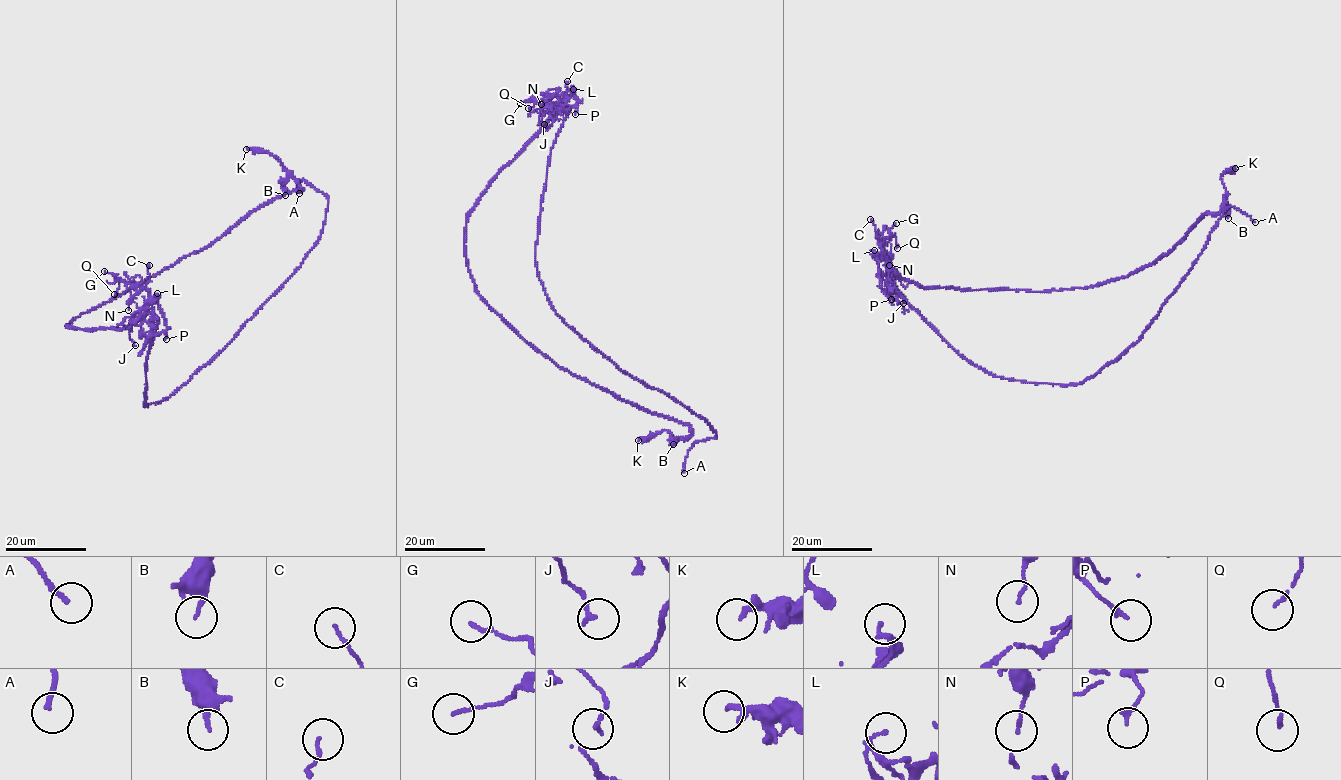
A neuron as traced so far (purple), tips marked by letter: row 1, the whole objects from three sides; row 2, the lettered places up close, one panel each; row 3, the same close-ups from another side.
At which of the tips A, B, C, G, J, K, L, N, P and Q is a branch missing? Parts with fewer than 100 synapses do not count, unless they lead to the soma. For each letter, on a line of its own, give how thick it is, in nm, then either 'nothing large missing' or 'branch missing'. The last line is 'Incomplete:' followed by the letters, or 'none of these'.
A: 180 nm thick; branch missing
B: 190 nm thick; nothing large missing
C: 110 nm thick; nothing large missing
G: 120 nm thick; nothing large missing
J: 150 nm thick; nothing large missing
K: 140 nm thick; nothing large missing
L: 160 nm thick; nothing large missing
N: 100 nm thick; nothing large missing
P: 150 nm thick; nothing large missing
Q: 100 nm thick; nothing large missing
Incomplete: A

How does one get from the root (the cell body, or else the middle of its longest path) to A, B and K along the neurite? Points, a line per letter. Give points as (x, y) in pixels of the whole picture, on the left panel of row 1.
A: (150, 313), (158, 323), (145, 406), (211, 361), (300, 265), (328, 200), (303, 180), (299, 193)
B: (150, 313), (120, 329), (66, 326), (209, 246), (258, 208), (300, 191), (291, 176), (284, 183), (285, 195)
K: (150, 313), (120, 329), (66, 326), (209, 246), (258, 208), (301, 190), (278, 159), (246, 149)

